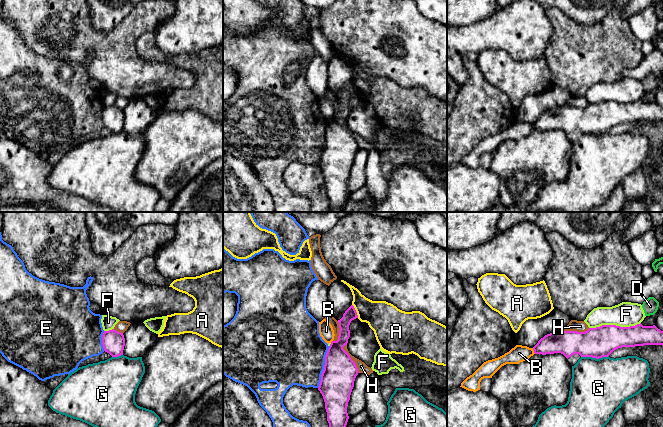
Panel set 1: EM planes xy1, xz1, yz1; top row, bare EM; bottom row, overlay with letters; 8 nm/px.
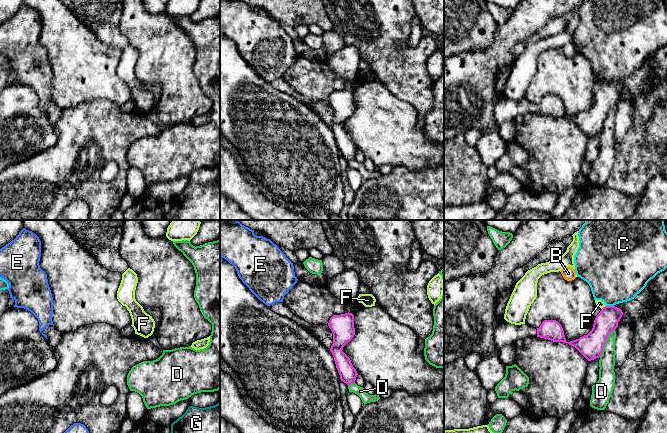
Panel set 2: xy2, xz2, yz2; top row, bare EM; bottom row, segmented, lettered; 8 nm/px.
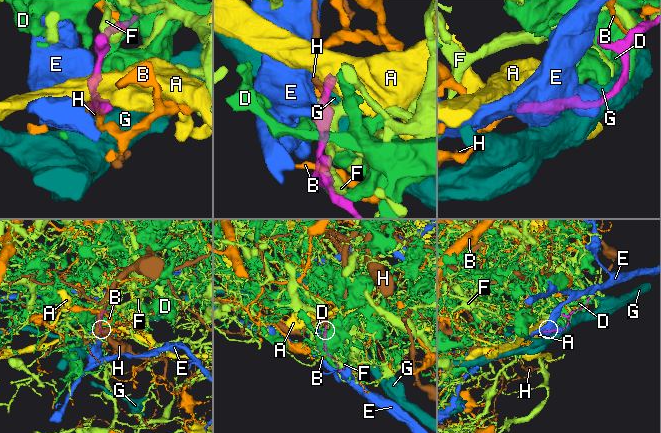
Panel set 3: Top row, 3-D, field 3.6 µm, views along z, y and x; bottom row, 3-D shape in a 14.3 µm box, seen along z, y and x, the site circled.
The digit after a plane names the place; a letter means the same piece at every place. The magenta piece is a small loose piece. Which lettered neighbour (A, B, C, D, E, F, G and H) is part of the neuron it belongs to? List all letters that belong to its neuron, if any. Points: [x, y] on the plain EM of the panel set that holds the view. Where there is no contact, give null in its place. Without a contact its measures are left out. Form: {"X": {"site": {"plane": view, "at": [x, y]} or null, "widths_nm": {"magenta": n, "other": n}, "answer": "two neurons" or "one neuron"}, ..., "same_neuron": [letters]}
{"A": {"site": {"plane": "xz1", "at": [355, 87]}, "widths_nm": {"magenta": 100, "other": 260}, "answer": "two neurons"}, "B": {"site": {"plane": "yz1", "at": [534, 127]}, "widths_nm": {"magenta": 180, "other": 140}, "answer": "two neurons"}, "C": {"site": {"plane": "yz2", "at": [610, 82]}, "widths_nm": {"magenta": 180, "other": 440}, "answer": "two neurons"}, "D": {"site": {"plane": "yz2", "at": [605, 118]}, "widths_nm": {"magenta": 190, "other": 130}, "answer": "two neurons"}, "E": {"site": {"plane": "xz1", "at": [324, 143]}, "widths_nm": {"magenta": 280, "other": 460}, "answer": "two neurons"}, "F": {"site": {"plane": "yz1", "at": [614, 101]}, "widths_nm": {"magenta": 240, "other": 200}, "answer": "two neurons"}, "G": {"site": {"plane": "yz1", "at": [594, 133]}, "widths_nm": {"magenta": 240, "other": 460}, "answer": "two neurons"}, "H": {"site": {"plane": "xz1", "at": [350, 134]}, "widths_nm": {"magenta": 280, "other": 80}, "answer": "two neurons"}, "same_neuron": []}

